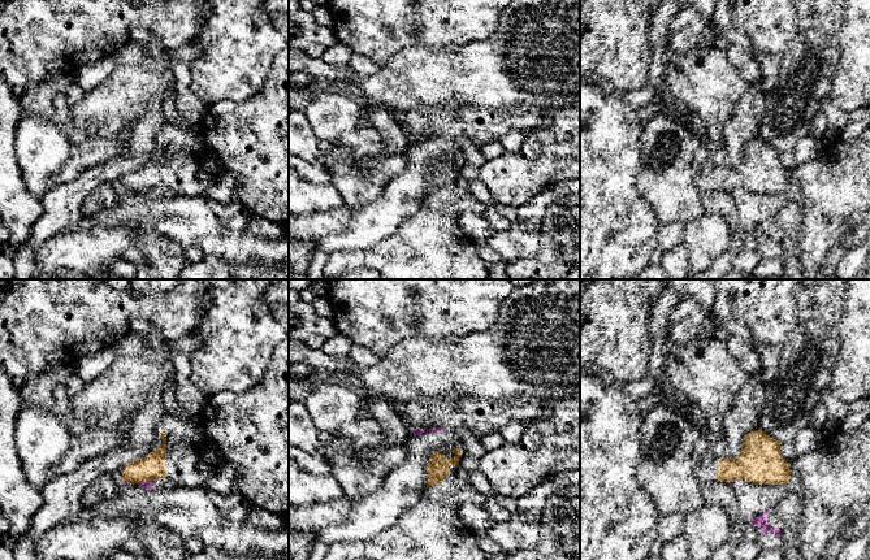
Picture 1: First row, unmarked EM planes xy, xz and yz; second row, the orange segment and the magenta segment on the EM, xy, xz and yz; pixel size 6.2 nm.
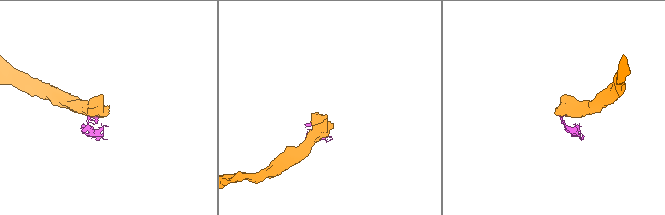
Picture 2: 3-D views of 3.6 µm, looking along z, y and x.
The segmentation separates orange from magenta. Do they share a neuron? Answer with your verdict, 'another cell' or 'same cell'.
another cell

